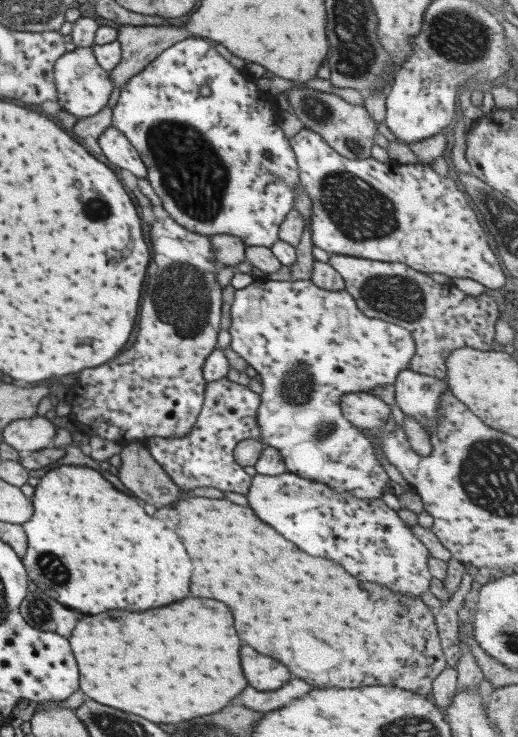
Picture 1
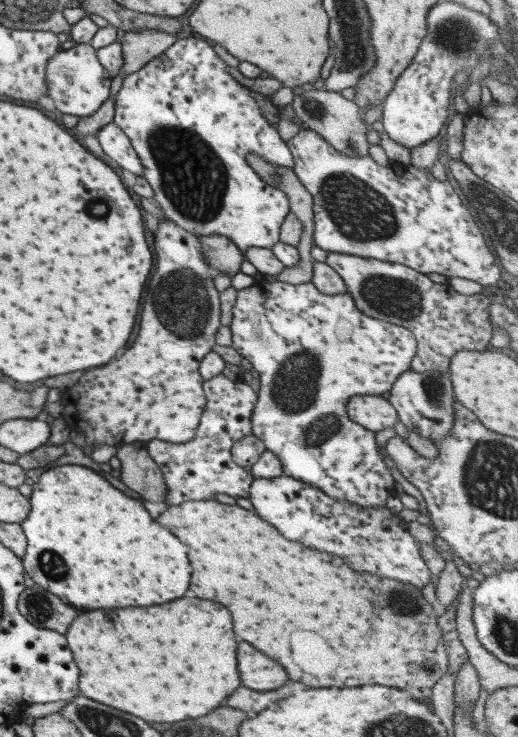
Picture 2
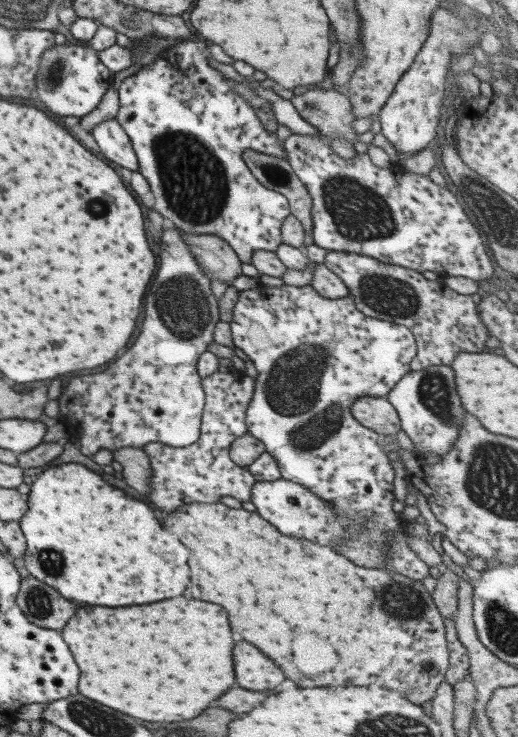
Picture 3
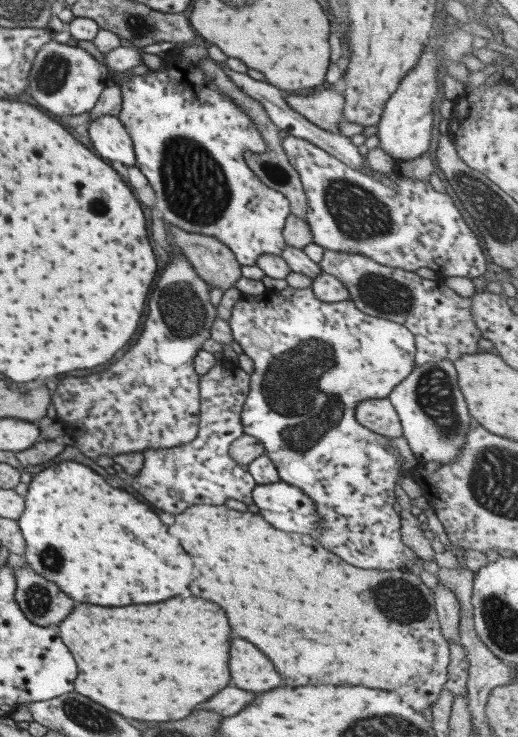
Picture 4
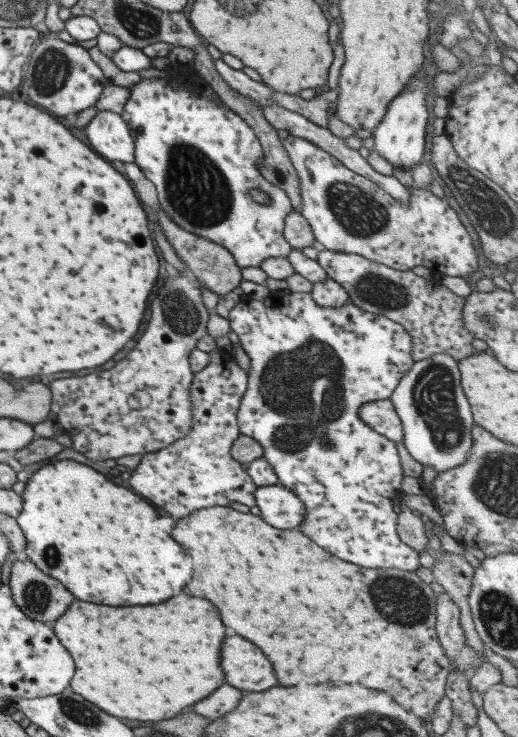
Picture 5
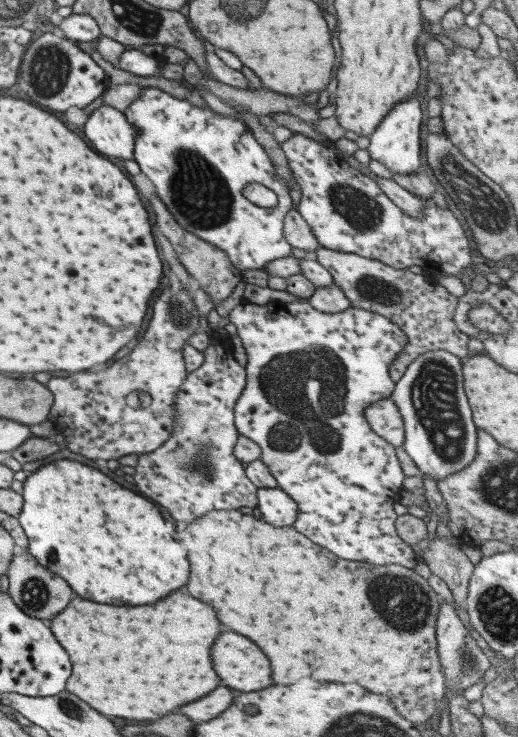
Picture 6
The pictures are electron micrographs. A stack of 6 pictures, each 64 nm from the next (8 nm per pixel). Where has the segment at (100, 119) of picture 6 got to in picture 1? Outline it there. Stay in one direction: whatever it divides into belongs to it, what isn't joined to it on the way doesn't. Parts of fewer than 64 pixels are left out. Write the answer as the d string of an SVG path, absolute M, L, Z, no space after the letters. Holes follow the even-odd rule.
M109 126L99 135L97 142L101 148L101 154L112 165L123 171L128 170L132 176L136 176L138 179L146 178L147 171L138 152L117 129Z

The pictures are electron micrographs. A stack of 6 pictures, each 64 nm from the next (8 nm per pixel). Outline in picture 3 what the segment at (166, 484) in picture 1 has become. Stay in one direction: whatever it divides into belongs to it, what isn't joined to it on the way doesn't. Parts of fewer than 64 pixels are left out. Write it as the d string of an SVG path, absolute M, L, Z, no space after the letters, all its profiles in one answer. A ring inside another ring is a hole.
M123 447L112 451L112 460L119 463L123 470L122 478L129 486L133 486L139 494L148 494L150 486L148 480L153 471L143 448Z

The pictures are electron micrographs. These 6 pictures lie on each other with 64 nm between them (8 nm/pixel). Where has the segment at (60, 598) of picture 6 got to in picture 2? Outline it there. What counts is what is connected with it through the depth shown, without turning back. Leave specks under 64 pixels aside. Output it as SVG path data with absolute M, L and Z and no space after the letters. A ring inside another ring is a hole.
M35 583L21 591L17 600L17 609L29 624L62 635L77 616L71 605L63 603L59 597Z

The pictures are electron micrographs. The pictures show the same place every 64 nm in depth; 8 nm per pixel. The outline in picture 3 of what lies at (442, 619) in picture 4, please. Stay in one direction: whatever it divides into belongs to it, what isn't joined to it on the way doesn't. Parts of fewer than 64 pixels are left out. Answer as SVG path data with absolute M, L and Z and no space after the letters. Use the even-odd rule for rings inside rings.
M441 568L440 576L436 579L436 585L431 593L431 599L436 606L441 618L451 619L457 608L458 577L455 572L447 568Z

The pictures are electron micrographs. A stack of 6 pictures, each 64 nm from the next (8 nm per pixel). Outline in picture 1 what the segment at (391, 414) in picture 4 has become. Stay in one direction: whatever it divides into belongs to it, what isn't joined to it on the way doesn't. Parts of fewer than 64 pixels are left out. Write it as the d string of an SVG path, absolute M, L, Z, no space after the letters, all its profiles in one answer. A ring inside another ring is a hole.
M353 392L342 396L339 408L347 422L359 429L367 428L372 431L383 427L390 414L388 404L365 392Z

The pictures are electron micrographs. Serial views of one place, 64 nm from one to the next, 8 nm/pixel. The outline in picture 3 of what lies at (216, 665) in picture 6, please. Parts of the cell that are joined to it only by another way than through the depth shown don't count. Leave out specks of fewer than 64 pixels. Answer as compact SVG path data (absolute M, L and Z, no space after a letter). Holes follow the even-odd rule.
M237 642L233 646L233 672L237 686L247 690L269 690L283 682L281 670L267 660L255 646L247 642Z

